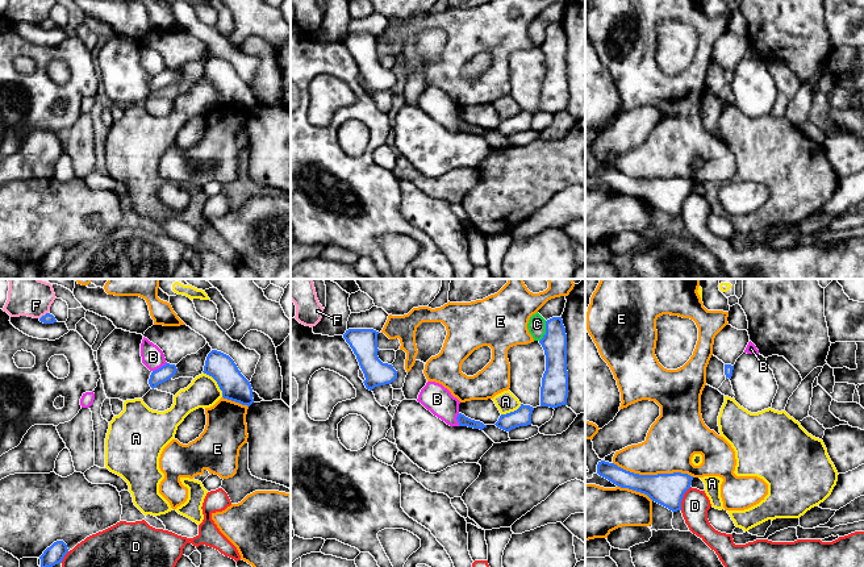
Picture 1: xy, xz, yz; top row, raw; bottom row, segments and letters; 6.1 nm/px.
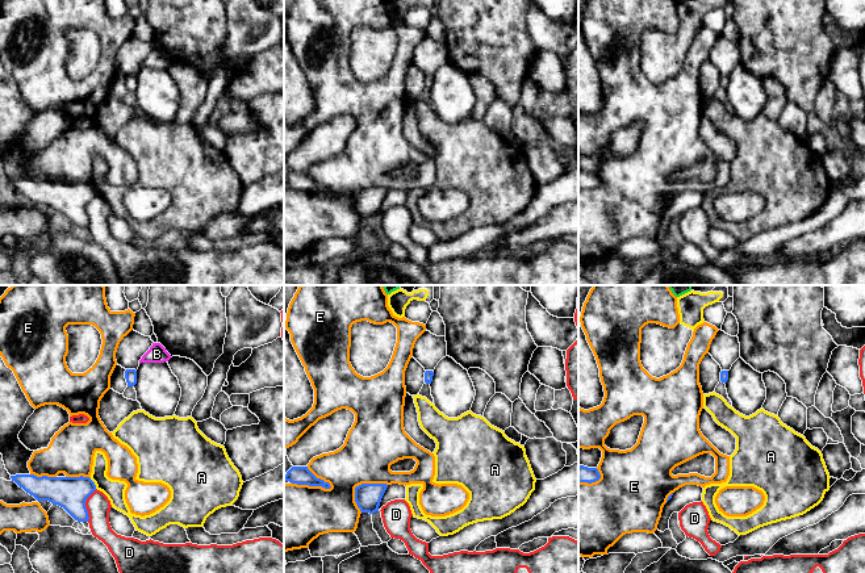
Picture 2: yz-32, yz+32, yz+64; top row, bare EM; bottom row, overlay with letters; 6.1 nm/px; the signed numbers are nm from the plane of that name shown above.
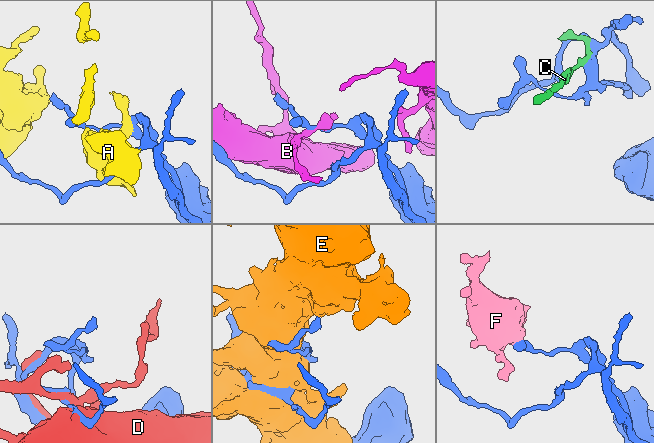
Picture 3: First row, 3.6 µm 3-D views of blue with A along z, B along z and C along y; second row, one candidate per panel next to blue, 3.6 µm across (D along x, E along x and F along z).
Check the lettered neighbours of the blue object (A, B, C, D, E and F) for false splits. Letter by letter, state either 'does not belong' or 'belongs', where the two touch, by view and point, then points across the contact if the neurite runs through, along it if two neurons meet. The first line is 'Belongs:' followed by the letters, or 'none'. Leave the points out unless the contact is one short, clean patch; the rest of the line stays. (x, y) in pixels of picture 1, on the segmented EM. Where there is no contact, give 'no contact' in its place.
Belongs: A
A: belongs; meets blue in xy at (217, 383)
B: does not belong; meets blue in xy at (161, 367)
C: does not belong; meets blue in xz at (546, 332)
D: does not belong; meets blue in yz at (681, 499)
E: does not belong; meets blue in yz at (654, 475)
F: does not belong; meets blue in xy at (45, 315)

